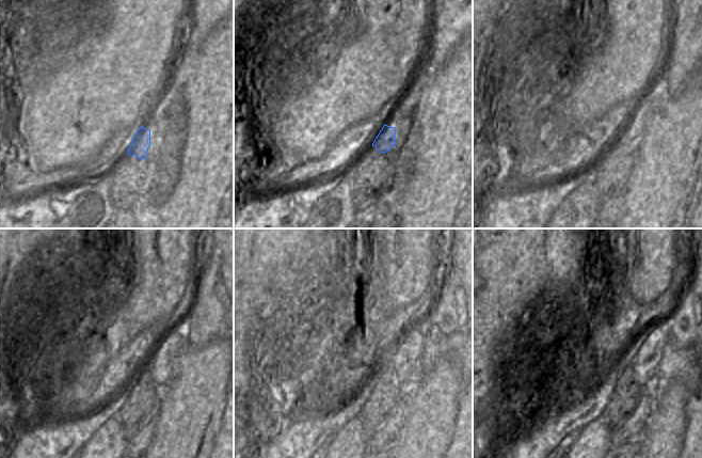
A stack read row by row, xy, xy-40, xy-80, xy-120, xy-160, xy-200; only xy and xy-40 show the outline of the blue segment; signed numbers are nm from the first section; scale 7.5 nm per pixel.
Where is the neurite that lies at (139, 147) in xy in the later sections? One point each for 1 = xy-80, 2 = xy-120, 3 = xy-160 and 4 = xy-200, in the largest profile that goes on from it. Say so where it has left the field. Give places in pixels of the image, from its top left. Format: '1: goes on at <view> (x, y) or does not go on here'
1: goes on at xy-80 (632, 135)
2: goes on at xy-120 (173, 343)
3: goes on at xy-160 (407, 351)
4: goes on at xy-200 (647, 359)

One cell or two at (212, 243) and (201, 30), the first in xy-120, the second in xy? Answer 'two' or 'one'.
one

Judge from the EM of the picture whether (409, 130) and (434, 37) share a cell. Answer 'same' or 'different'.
different

